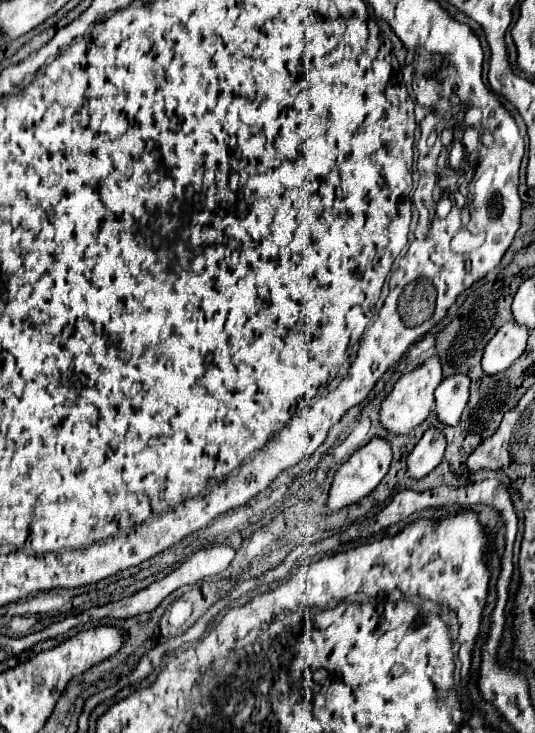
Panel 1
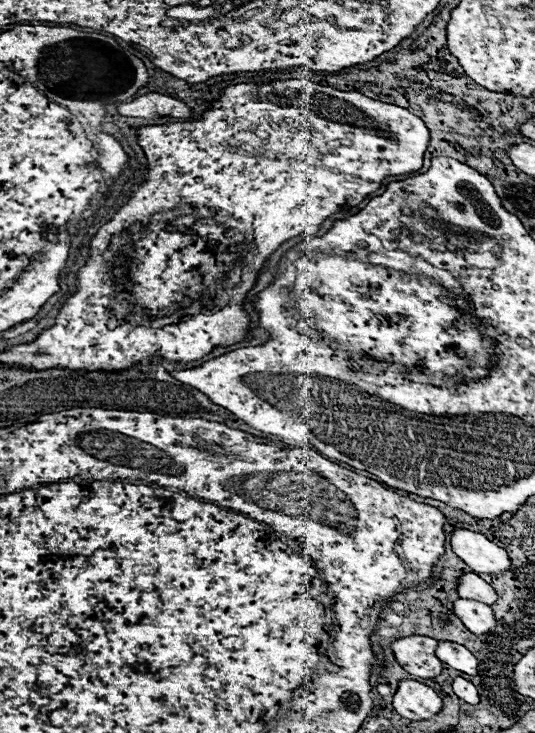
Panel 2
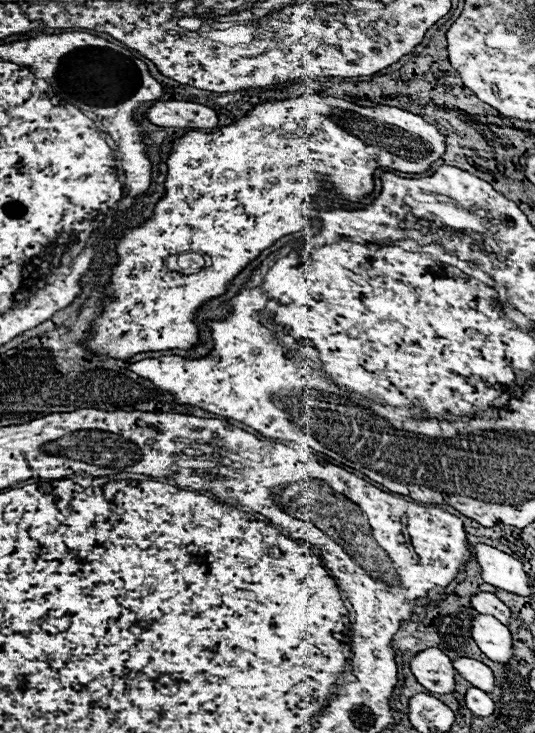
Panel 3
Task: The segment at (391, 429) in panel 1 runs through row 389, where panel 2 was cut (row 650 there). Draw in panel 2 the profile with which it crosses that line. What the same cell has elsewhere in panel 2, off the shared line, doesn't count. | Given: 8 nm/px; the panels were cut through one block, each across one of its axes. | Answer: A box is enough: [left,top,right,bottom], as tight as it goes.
[392,636,442,680]

